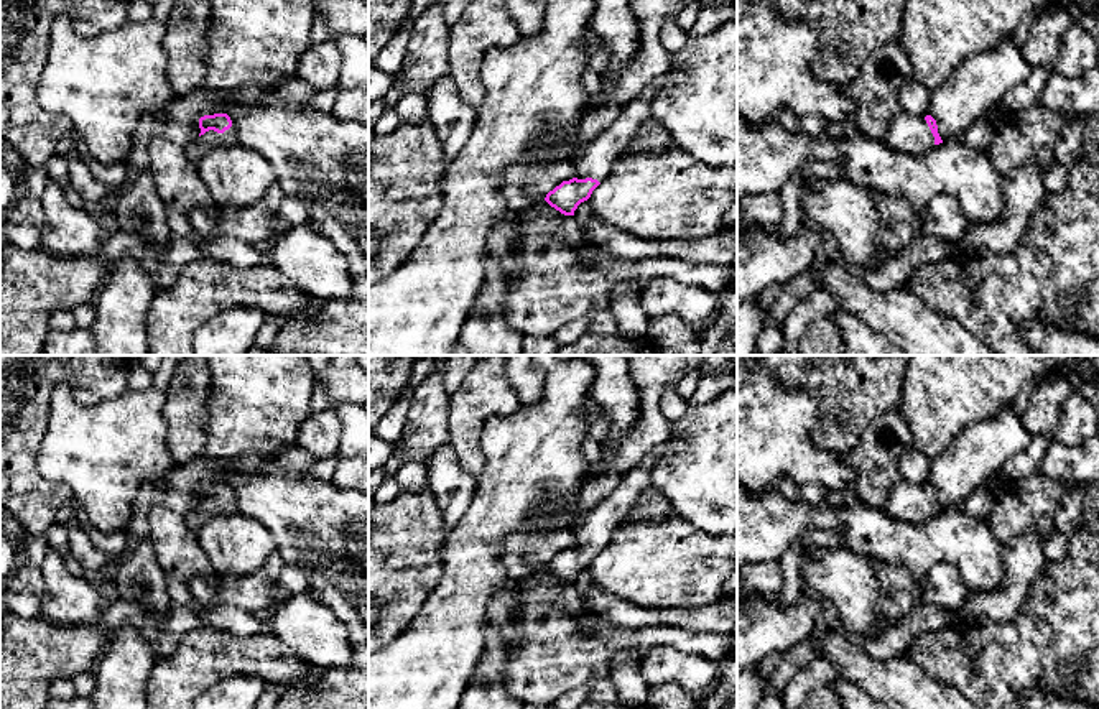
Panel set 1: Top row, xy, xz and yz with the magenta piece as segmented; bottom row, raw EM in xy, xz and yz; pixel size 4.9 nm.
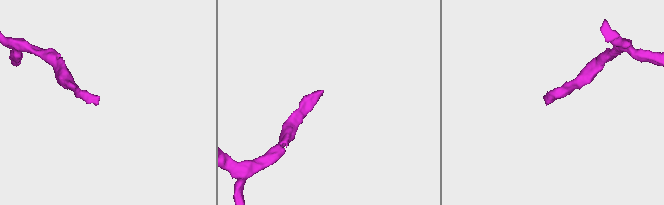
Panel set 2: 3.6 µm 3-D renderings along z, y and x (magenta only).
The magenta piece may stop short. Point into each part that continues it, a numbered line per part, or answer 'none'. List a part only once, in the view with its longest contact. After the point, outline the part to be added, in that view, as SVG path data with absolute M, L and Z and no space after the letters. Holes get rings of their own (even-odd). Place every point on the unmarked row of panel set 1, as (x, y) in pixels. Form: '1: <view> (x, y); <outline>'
1: xy (209, 509); M230 495L224 502L217 502L214 498L206 500L197 507L197 510L206 517L206 518L214 518L214 517L230 517L237 512L235 507L235 497Z

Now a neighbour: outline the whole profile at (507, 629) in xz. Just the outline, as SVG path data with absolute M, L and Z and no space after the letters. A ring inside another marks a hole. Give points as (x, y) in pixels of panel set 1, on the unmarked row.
M507 579L503 587L489 604L489 620L498 638L507 645L512 643L520 632L520 622L515 619L513 599L518 581Z

